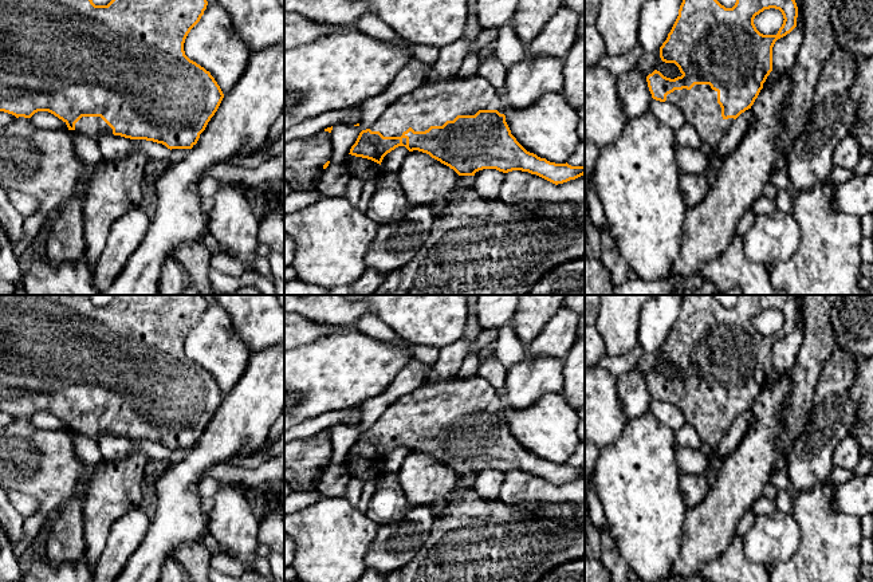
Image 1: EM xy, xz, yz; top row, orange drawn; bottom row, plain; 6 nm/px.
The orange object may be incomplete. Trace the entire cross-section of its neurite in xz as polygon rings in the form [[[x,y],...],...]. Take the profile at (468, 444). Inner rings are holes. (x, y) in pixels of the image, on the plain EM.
[[[480,375],[425,382],[390,404],[370,429],[359,433],[349,455],[381,465],[388,453],[405,447],[409,452],[418,451],[429,455],[459,476],[475,476],[483,469],[496,469],[503,473],[522,471],[555,485],[585,475],[585,467],[550,463],[527,452],[511,434],[506,422],[506,408],[503,393]]]

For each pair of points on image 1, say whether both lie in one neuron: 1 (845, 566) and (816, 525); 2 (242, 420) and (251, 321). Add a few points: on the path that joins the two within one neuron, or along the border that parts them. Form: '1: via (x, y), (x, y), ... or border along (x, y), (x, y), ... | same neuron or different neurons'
1: via (834, 555), (829, 550), (826, 535) | same neuron
2: border along (270, 346), (251, 353) | different neurons

